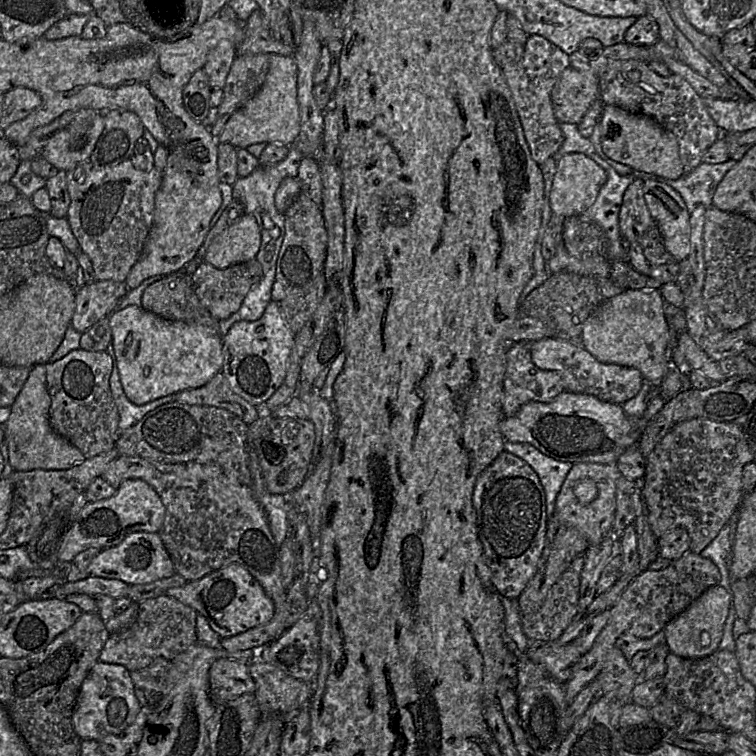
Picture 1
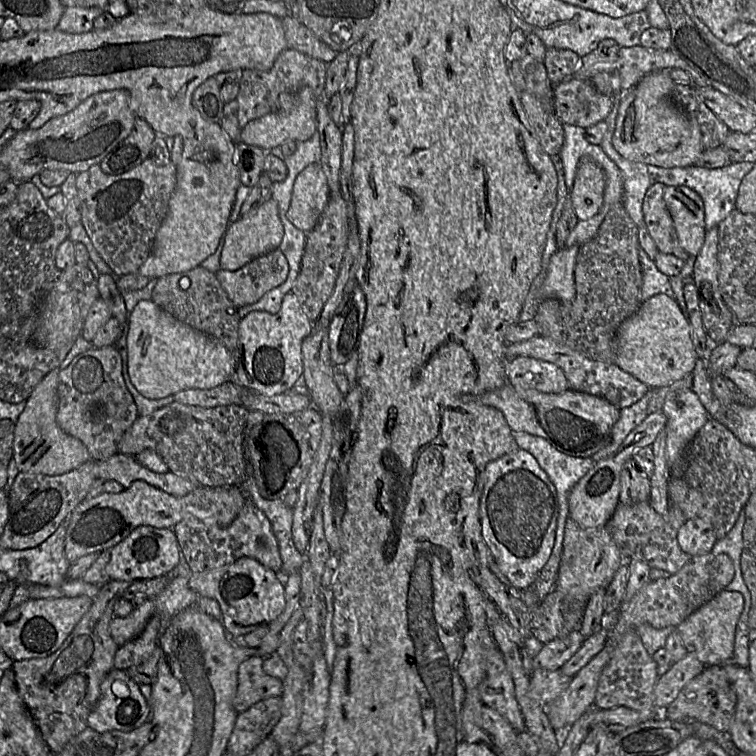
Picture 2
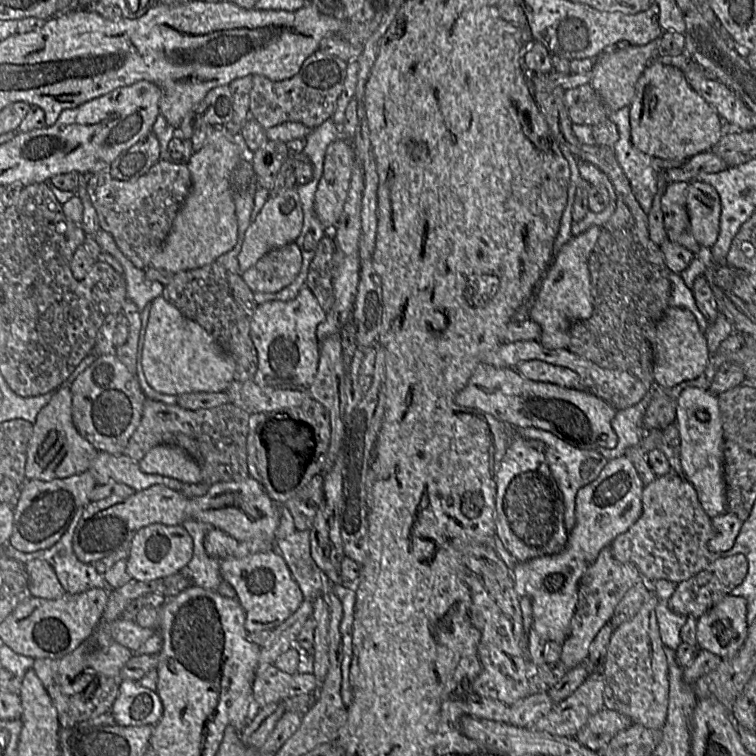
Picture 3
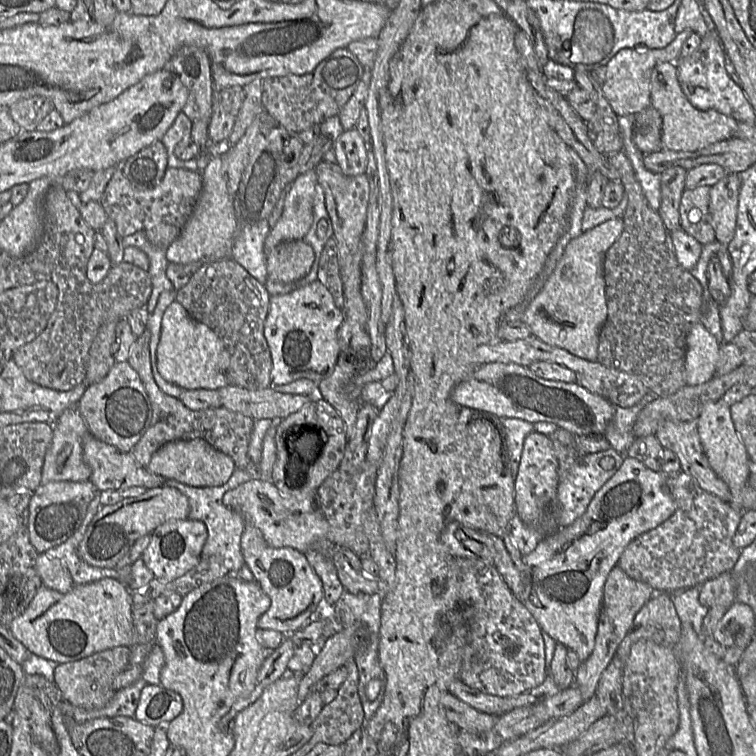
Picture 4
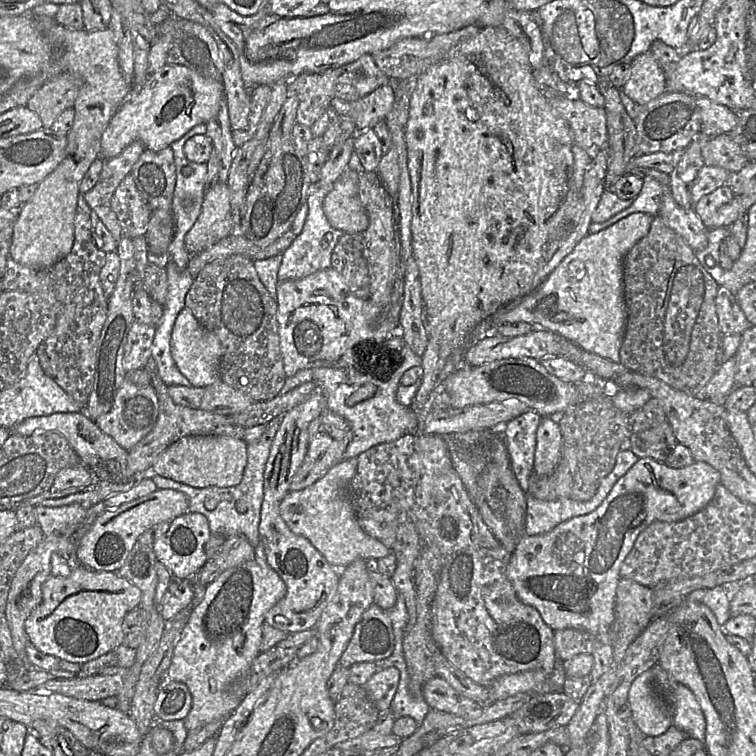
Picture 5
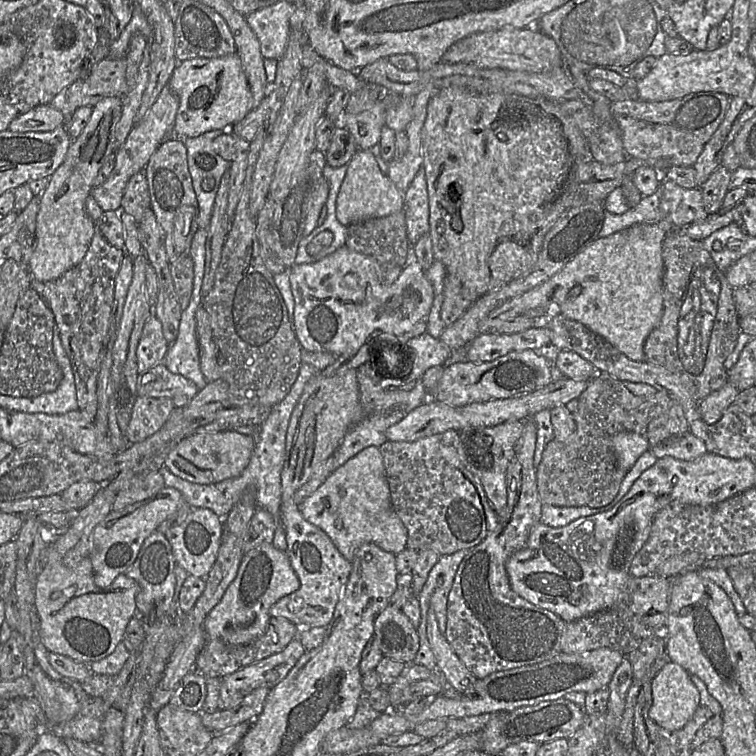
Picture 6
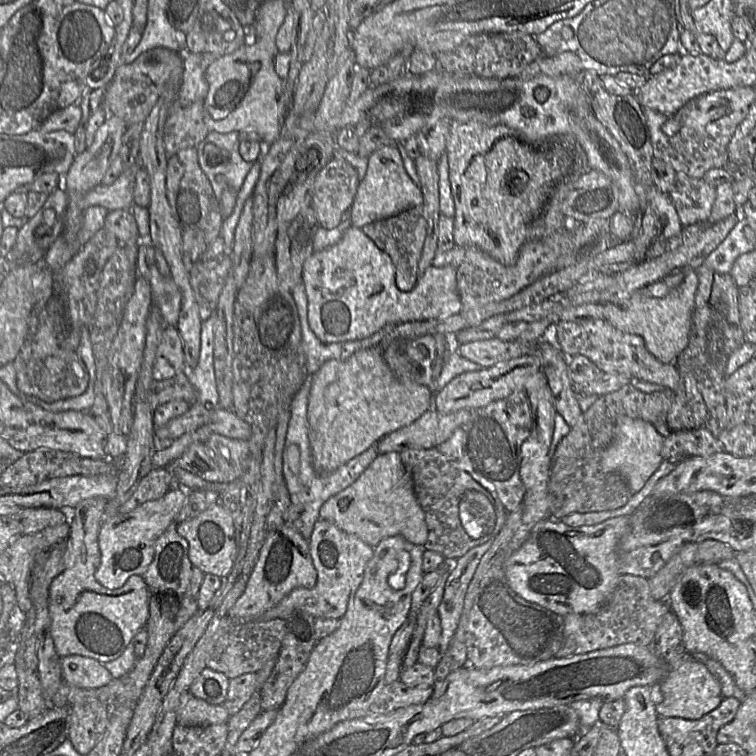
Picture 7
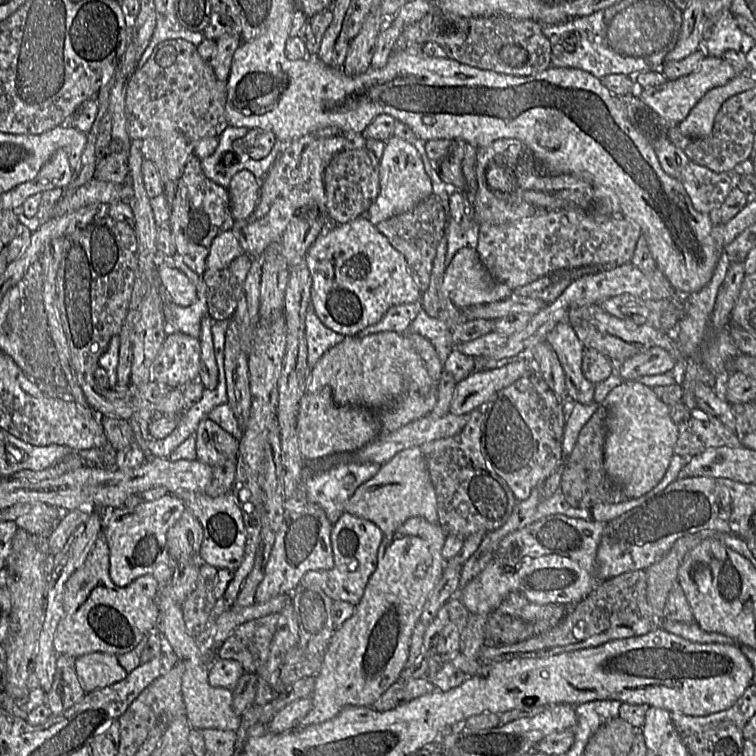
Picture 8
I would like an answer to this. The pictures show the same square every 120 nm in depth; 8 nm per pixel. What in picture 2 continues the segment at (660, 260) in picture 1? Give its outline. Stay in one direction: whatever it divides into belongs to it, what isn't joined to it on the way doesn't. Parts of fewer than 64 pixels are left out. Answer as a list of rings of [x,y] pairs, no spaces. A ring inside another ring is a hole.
[[[653,183],[647,190],[642,212],[647,230],[660,253],[672,254],[684,261],[690,255],[681,247],[671,215],[664,201],[665,184]]]

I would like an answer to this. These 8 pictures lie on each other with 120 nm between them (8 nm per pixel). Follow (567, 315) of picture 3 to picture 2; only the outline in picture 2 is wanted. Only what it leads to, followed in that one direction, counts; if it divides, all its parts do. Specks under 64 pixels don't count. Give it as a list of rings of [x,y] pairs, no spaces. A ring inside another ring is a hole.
[[[562,247],[552,255],[537,297],[537,308],[546,299],[570,301],[575,297],[574,270],[580,247]]]

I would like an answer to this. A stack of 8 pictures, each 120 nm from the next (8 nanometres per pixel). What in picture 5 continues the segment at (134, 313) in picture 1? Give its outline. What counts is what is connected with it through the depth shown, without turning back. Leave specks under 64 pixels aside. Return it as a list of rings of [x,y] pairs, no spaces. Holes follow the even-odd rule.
[[[184,308],[177,316],[171,333],[171,354],[180,372],[194,387],[205,388],[221,379],[221,346],[217,337],[205,329],[192,311]]]

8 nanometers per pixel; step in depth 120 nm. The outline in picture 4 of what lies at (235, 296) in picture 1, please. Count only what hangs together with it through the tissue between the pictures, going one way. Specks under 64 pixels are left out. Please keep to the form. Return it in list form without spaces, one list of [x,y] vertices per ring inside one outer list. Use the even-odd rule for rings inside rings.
[[[302,240],[281,243],[267,256],[268,279],[285,284],[297,282],[310,271],[314,259],[313,248]]]

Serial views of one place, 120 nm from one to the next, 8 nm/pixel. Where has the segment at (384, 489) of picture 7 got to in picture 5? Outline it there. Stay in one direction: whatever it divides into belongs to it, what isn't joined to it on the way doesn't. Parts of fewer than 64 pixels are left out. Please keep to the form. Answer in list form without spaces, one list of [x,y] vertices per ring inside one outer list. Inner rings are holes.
[[[357,457],[341,460],[309,487],[290,492],[280,503],[280,515],[291,531],[307,538],[336,569],[355,560],[377,560],[391,554],[380,540],[367,534],[359,525],[346,495],[346,487],[357,470]]]

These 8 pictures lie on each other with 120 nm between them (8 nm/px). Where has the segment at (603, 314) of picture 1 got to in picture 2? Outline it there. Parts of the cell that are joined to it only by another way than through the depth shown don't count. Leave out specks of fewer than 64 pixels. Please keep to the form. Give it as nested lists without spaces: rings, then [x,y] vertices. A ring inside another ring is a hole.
[[[656,294],[643,301],[639,309],[620,325],[615,338],[615,350],[614,364],[651,389],[690,375],[698,359],[689,319],[677,301],[666,294]]]

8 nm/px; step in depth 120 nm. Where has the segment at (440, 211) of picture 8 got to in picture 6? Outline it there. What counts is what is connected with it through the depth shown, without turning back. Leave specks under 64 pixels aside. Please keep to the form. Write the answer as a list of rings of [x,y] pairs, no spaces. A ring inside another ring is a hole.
[[[402,212],[348,227],[345,247],[375,259],[381,267],[381,282],[384,285],[393,284],[412,260],[413,247],[407,237],[407,226]]]

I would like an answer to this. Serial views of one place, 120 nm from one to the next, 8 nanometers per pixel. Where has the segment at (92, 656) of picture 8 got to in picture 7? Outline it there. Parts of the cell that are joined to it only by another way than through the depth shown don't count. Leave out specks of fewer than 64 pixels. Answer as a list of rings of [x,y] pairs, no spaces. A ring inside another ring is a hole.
[[[81,655],[61,657],[64,682],[77,688],[98,689],[114,678],[103,663]]]

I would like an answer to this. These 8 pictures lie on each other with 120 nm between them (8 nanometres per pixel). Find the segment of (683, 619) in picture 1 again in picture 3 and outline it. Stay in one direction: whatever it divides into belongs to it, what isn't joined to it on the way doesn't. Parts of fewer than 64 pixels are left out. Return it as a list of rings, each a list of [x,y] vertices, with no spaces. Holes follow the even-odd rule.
[[[728,595],[696,621],[697,646],[723,660],[732,658],[747,638],[749,623],[746,600]]]

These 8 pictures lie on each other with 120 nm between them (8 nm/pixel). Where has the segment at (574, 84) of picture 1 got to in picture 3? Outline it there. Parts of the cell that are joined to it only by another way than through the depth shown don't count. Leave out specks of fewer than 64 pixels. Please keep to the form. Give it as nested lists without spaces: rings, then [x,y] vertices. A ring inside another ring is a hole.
[[[589,83],[565,90],[563,99],[572,124],[592,127],[607,118],[607,109]]]

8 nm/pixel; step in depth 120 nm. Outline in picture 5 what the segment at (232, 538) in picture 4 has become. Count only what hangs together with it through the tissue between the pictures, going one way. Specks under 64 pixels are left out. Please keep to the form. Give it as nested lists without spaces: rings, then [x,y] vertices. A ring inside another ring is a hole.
[[[278,415],[273,418],[267,424],[265,432],[257,440],[248,444],[247,465],[241,482],[236,486],[196,488],[158,474],[152,477],[151,473],[146,473],[145,477],[151,477],[158,489],[173,489],[184,493],[189,499],[188,512],[197,512],[205,515],[209,521],[212,535],[224,535],[227,538],[243,535],[254,546],[257,546],[261,543],[259,524],[264,500],[265,467],[273,439],[283,416]]]

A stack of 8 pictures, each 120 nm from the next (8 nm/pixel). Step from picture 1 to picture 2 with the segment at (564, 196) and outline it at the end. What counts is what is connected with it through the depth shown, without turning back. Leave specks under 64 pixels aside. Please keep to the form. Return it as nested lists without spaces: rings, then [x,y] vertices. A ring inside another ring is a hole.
[[[581,157],[568,198],[579,220],[598,213],[604,200],[605,175],[592,160]]]

